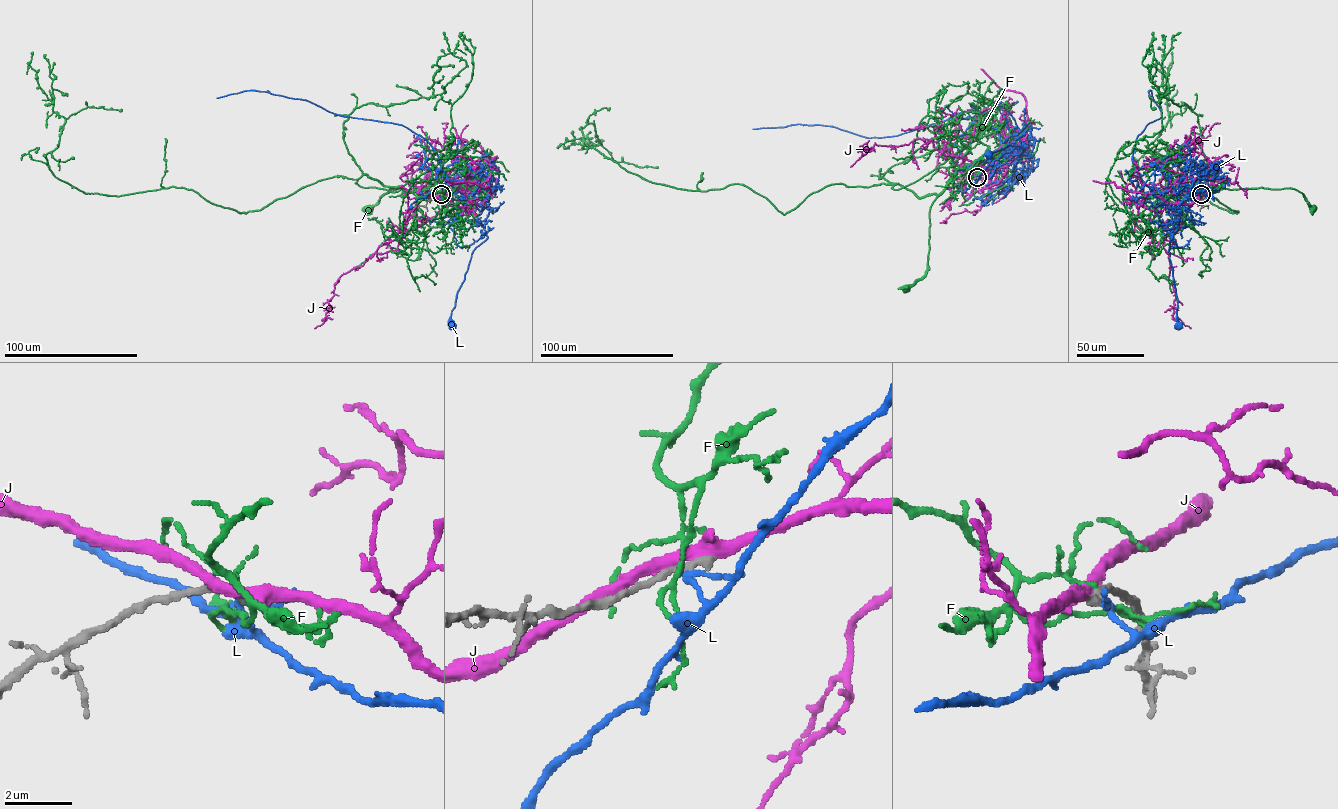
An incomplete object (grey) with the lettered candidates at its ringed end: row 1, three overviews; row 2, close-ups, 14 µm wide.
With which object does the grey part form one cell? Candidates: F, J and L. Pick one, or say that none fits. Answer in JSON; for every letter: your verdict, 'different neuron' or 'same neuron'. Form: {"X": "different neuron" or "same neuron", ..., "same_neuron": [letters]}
{"F": "different neuron", "J": "different neuron", "L": "different neuron", "same_neuron": []}

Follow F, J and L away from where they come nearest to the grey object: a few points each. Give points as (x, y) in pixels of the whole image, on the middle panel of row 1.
F: (976, 177), (981, 164), (974, 162), (961, 167), (933, 201), (929, 213), (927, 269), (918, 280), (905, 288)
J: (976, 177), (994, 169), (944, 155), (930, 139), (861, 148), (850, 166)
L: (976, 177), (987, 167), (997, 168), (1023, 148), (1009, 145), (988, 153)

